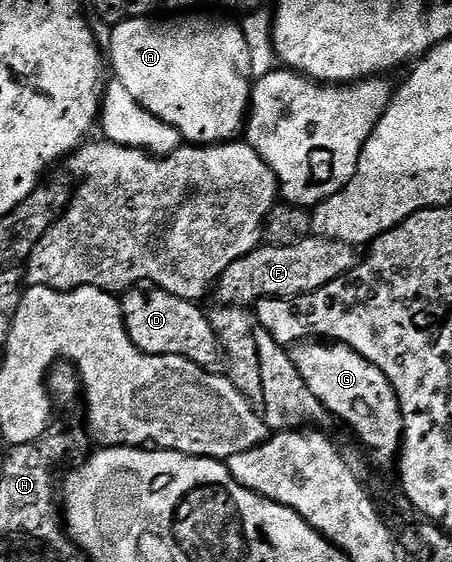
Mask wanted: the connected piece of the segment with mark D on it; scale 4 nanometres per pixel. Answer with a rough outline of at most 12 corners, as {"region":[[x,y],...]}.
{"region":[[154,288],[121,295],[146,354],[217,371],[224,355],[201,305]]}

